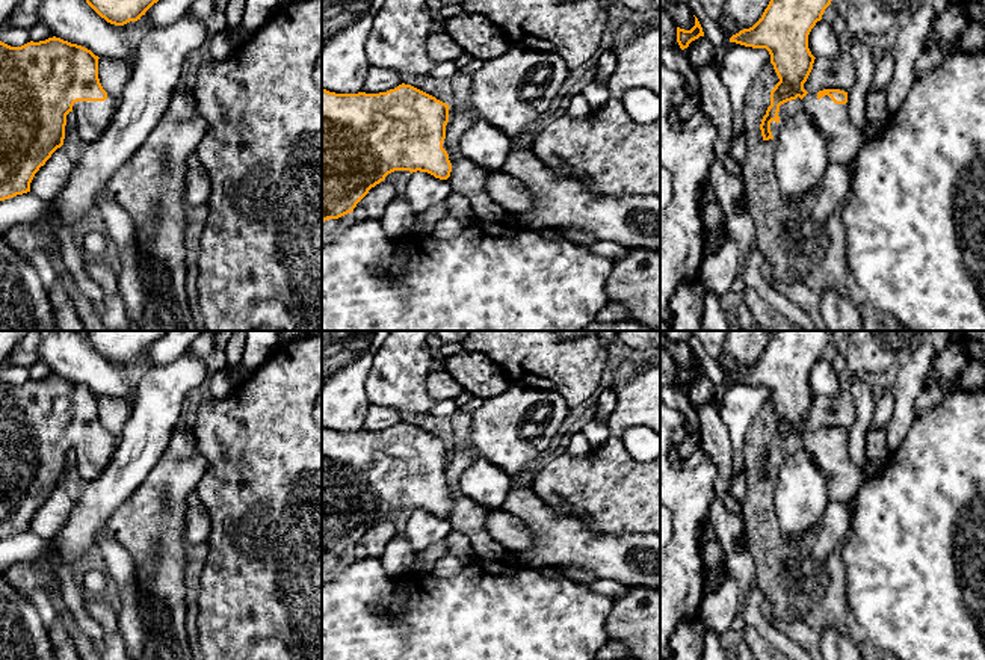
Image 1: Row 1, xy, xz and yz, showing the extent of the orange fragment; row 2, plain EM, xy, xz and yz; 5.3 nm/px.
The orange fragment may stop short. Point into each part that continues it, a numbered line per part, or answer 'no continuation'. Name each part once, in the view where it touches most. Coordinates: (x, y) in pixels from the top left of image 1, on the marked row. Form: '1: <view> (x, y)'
1: xy (94, 117)

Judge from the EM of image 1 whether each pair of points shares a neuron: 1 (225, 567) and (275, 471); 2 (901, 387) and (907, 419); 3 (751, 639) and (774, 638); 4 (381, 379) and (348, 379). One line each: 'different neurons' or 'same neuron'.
1: same neuron
2: same neuron
3: different neurons
4: different neurons

